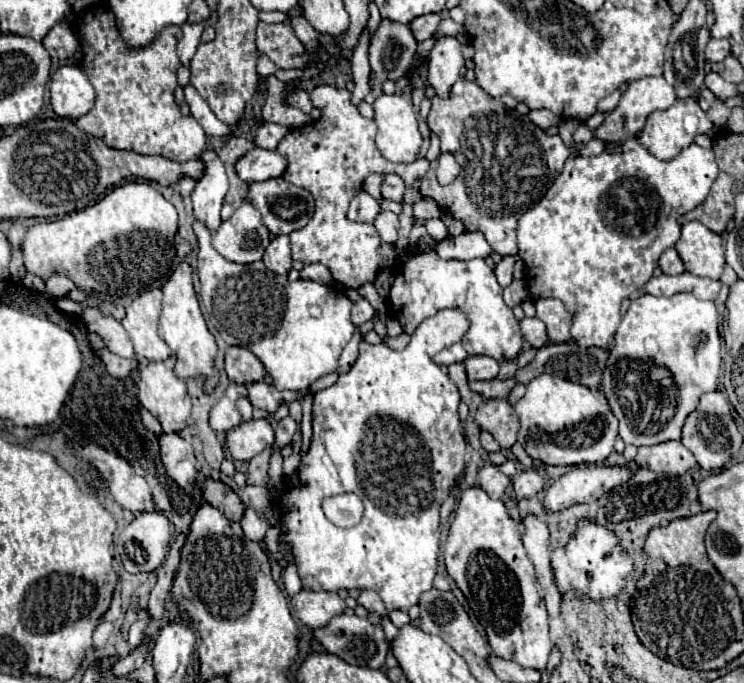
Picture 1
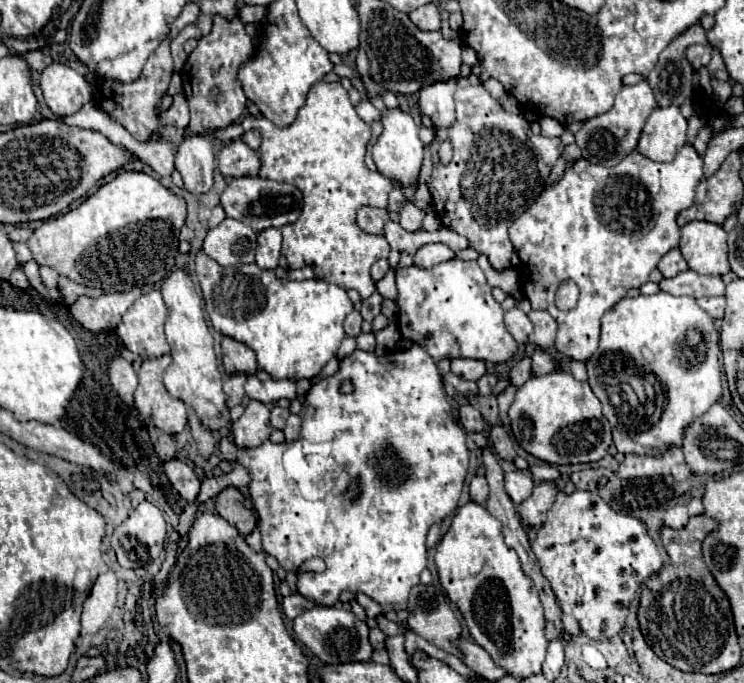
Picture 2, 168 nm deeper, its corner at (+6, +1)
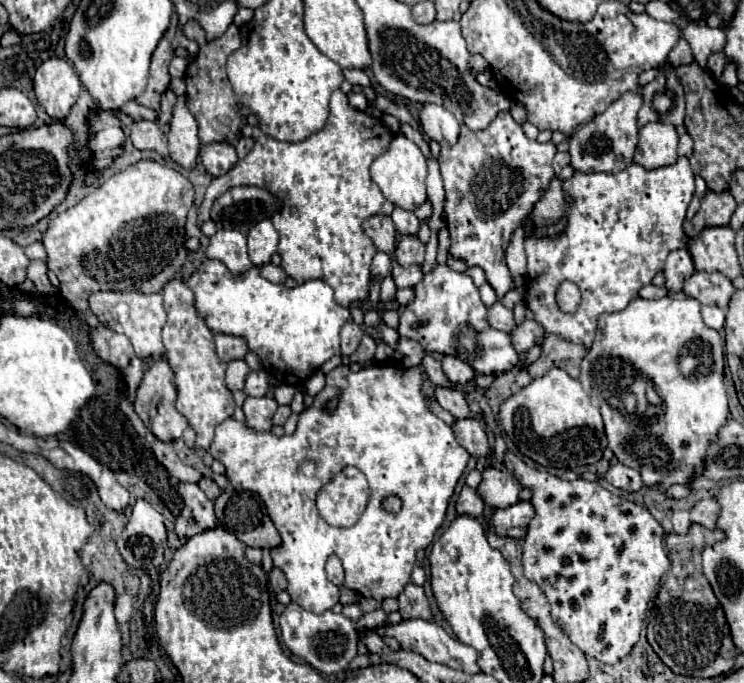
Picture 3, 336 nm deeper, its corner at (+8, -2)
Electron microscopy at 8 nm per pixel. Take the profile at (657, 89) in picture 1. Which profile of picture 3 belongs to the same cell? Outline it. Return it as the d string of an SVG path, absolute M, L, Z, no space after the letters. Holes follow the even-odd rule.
M640 92L622 94L606 112L598 114L594 120L578 128L570 138L570 166L580 172L620 172L626 168L636 152L638 144L638 110L642 106Z

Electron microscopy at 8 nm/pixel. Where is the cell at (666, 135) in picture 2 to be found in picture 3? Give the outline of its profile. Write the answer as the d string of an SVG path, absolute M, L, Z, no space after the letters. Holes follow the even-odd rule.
M648 122L640 128L640 142L634 162L644 168L670 166L678 158L678 132L674 124Z

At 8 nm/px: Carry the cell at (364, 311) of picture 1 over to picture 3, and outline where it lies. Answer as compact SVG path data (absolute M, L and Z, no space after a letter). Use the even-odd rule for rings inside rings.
M350 320L350 322L346 322L346 324L342 326L340 338L342 338L342 354L344 354L344 356L350 356L350 354L358 348L358 344L360 344L362 328Z

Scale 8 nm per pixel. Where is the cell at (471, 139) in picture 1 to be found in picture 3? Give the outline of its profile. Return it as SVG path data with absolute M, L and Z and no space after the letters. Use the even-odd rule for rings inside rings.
M500 112L484 130L470 130L462 124L458 142L440 150L438 164L446 190L444 214L452 238L450 254L464 258L468 266L484 268L488 284L500 298L512 288L504 258L506 246L514 228L530 214L554 178L554 154L554 142L540 144L528 138L510 112Z

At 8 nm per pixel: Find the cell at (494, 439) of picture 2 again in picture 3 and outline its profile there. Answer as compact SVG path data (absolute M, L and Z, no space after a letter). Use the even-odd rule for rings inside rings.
M510 450L504 454L504 466L522 486L532 490L530 502L536 510L522 544L526 578L534 580L544 590L552 606L554 620L584 654L604 664L616 664L638 642L652 592L658 590L660 578L670 568L664 550L662 526L646 508L614 496L596 482L560 480L557 475L526 466Z

